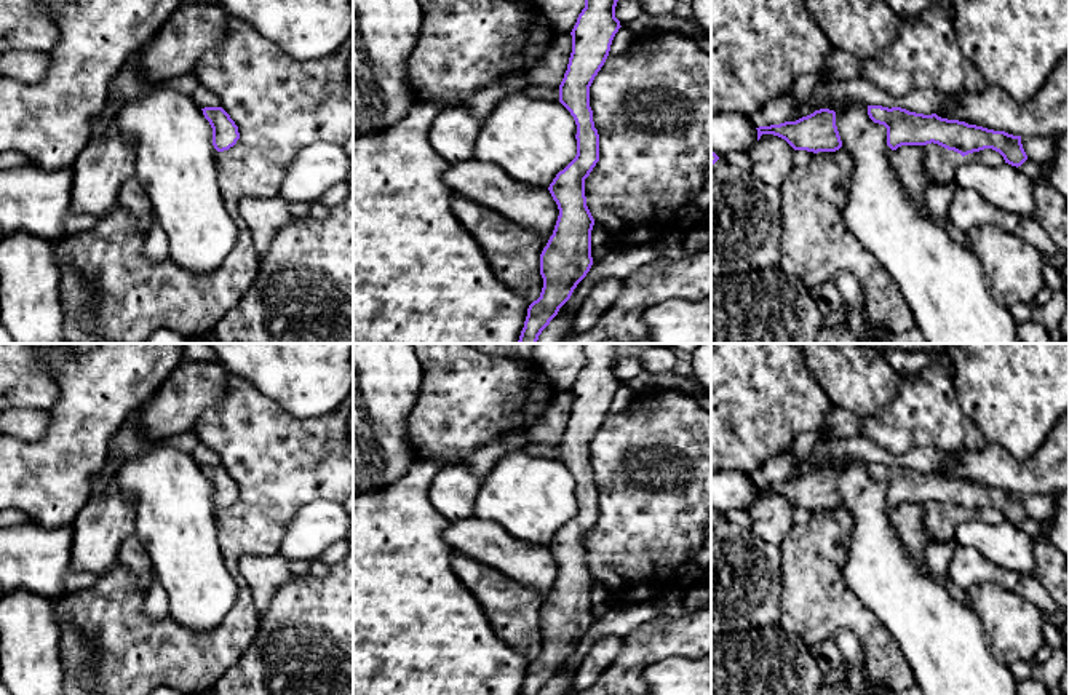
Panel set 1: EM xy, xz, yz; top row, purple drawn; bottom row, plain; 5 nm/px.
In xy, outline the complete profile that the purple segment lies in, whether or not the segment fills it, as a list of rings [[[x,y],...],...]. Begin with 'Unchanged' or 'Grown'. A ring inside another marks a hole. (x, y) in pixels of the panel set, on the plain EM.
Unchanged. [[[222,465],[201,467],[213,486],[213,503],[217,510],[229,508],[240,497],[238,484]]]

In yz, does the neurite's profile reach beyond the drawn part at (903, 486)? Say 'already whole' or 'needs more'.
already whole

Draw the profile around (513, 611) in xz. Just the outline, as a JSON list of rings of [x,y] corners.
[[[463,554],[452,556],[452,570],[481,604],[495,636],[532,661],[540,655],[543,601],[534,590]]]

